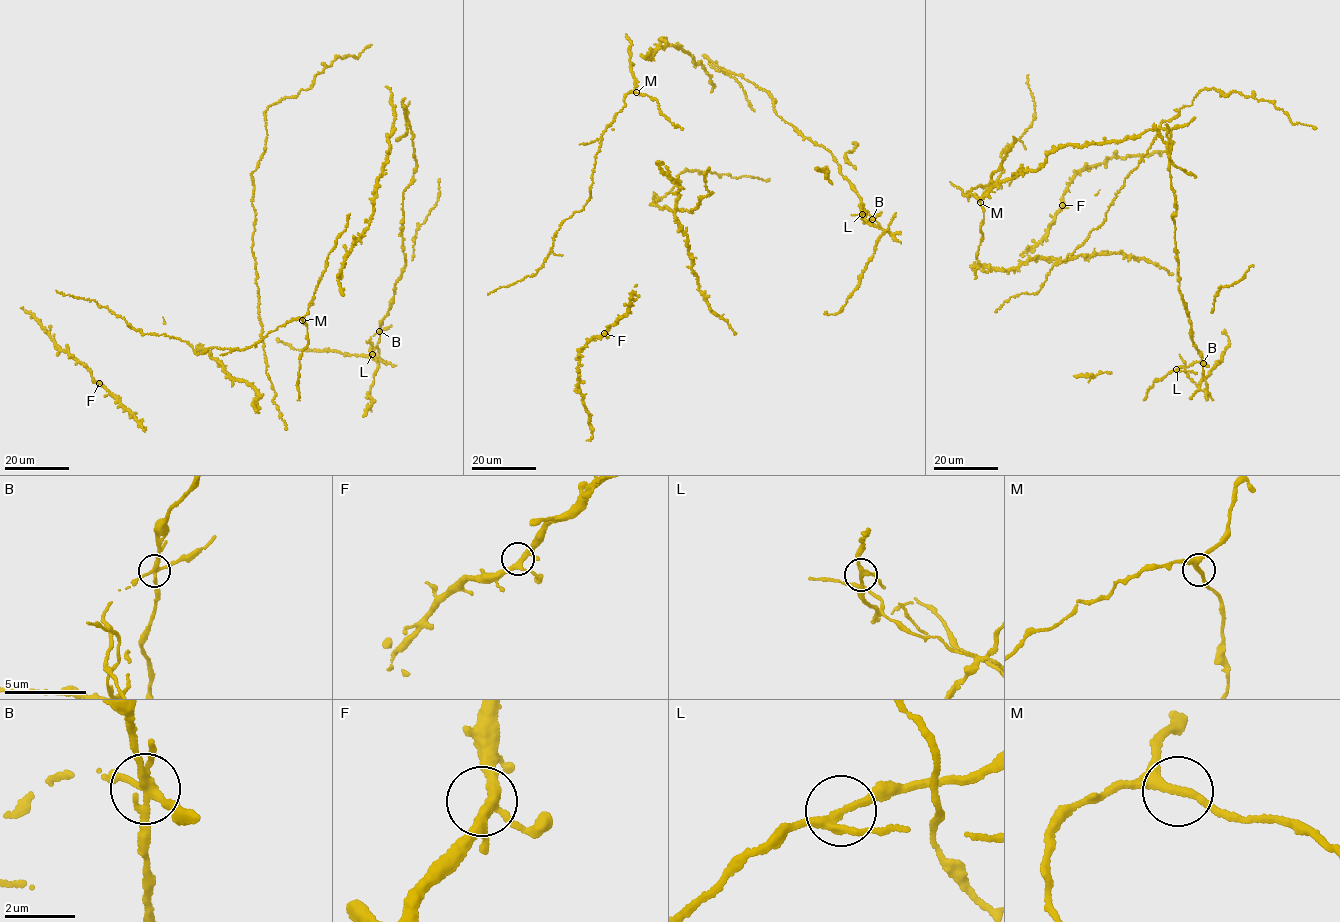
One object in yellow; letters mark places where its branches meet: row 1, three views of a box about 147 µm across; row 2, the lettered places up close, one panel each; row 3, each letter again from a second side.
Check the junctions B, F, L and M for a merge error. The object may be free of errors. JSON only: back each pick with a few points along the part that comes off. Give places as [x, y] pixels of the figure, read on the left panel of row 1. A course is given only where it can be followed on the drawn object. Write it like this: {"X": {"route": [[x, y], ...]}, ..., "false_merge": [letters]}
{"B": {"route": [[379, 331], [406, 264], [402, 193], [410, 184], [416, 160], [406, 123], [406, 133], [396, 140]]}, "false_merge": ["B"]}

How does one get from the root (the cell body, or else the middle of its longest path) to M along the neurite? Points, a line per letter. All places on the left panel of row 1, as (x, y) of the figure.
M: (326, 269), (302, 320)

